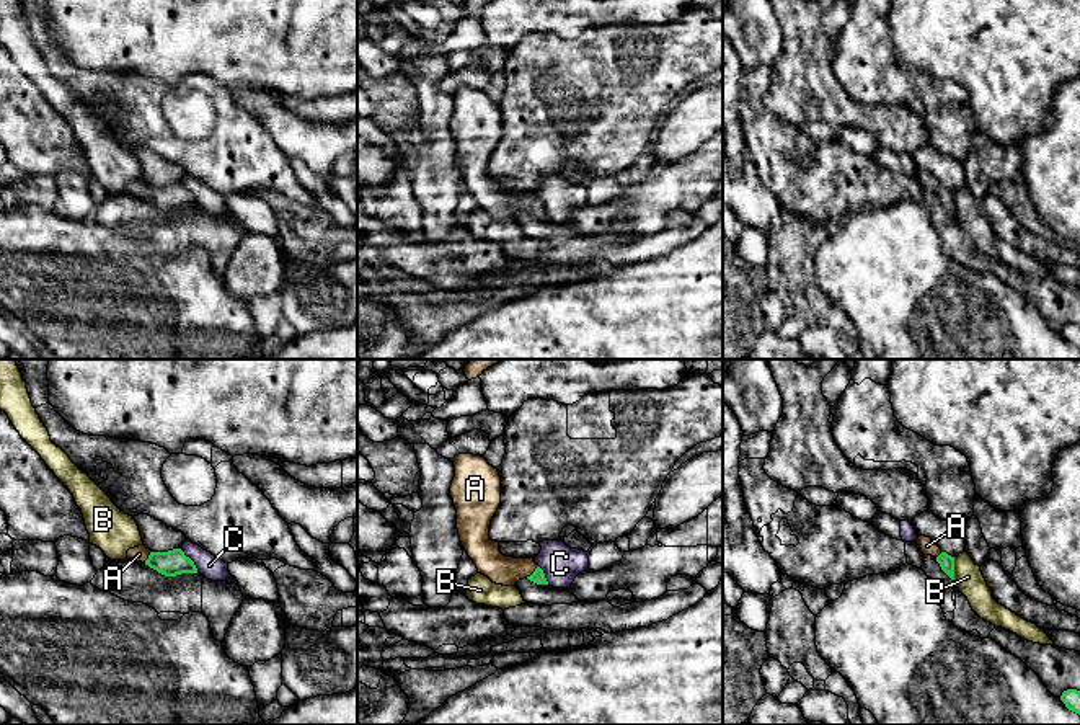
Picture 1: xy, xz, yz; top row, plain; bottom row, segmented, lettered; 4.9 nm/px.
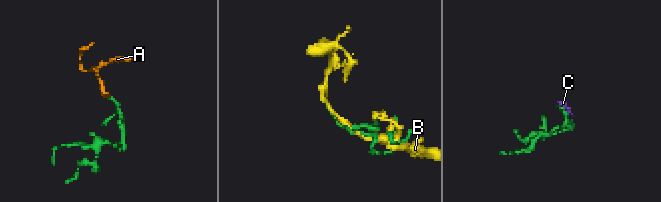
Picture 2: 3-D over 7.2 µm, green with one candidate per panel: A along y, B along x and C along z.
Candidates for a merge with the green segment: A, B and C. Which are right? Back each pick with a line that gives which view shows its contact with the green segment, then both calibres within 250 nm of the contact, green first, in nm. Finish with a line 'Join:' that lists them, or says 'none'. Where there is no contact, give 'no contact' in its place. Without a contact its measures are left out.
A: contact in xz; calibres 70 and 140 nm
Join: A

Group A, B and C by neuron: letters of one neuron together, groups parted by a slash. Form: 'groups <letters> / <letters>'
groups A / B / C

